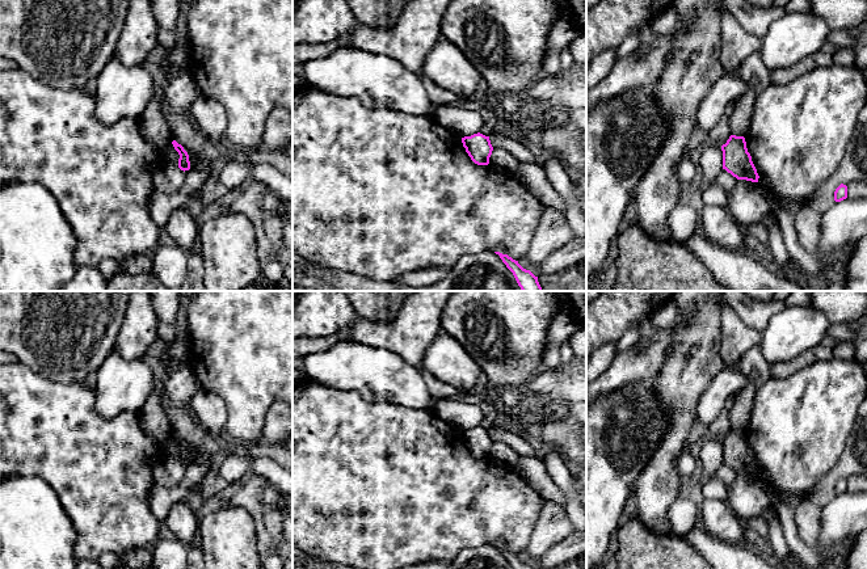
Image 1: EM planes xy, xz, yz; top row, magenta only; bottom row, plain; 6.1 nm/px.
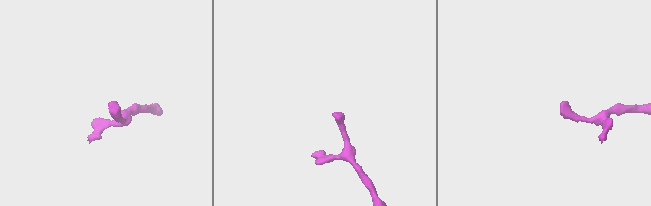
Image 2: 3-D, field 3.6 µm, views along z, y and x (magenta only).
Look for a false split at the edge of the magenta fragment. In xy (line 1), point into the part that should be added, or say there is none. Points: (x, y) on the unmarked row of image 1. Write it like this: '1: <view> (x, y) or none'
1: none

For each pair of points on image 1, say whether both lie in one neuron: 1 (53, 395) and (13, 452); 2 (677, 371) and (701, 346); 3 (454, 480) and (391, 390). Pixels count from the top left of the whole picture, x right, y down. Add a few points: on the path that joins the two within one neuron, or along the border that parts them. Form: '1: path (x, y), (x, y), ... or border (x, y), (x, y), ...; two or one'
1: path (41, 409), (13, 438); one
2: path (684, 365), (695, 353); one
3: border (373, 401), (388, 401), (412, 408), (430, 409); two

